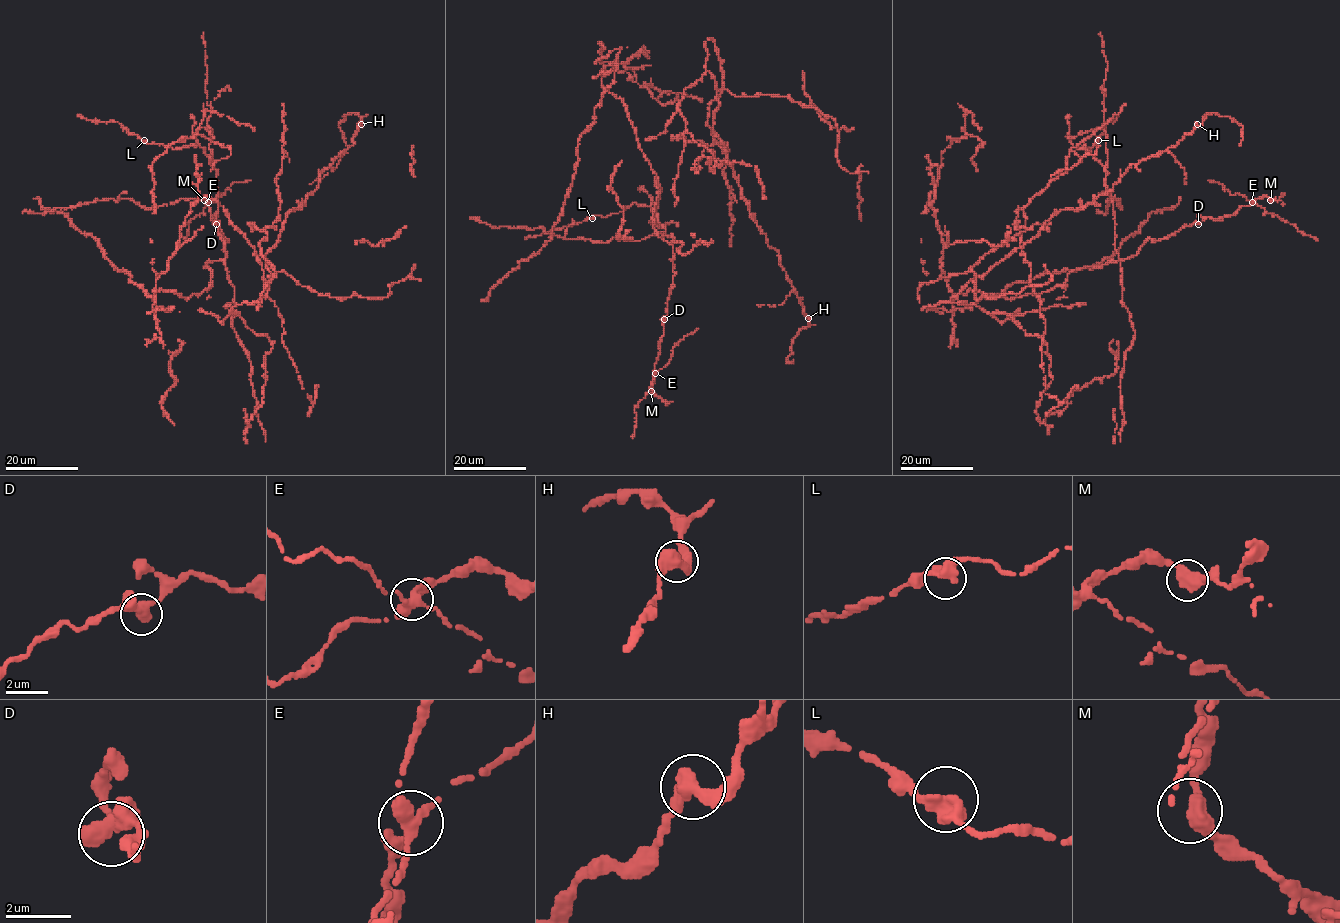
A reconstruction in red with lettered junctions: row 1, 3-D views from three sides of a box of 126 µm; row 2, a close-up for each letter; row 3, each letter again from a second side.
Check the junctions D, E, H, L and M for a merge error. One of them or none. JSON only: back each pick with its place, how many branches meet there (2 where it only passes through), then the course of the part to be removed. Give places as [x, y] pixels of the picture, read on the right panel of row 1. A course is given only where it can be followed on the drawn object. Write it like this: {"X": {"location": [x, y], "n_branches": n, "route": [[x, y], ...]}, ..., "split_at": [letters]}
{"E": {"location": [1252, 202], "n_branches": 2, "route": [[1252, 202], [1317, 240]]}, "split_at": ["E"]}

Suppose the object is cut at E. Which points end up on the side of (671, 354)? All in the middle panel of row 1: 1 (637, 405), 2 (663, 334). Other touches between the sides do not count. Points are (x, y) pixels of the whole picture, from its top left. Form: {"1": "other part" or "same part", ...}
{"1": "same part", "2": "other part"}

